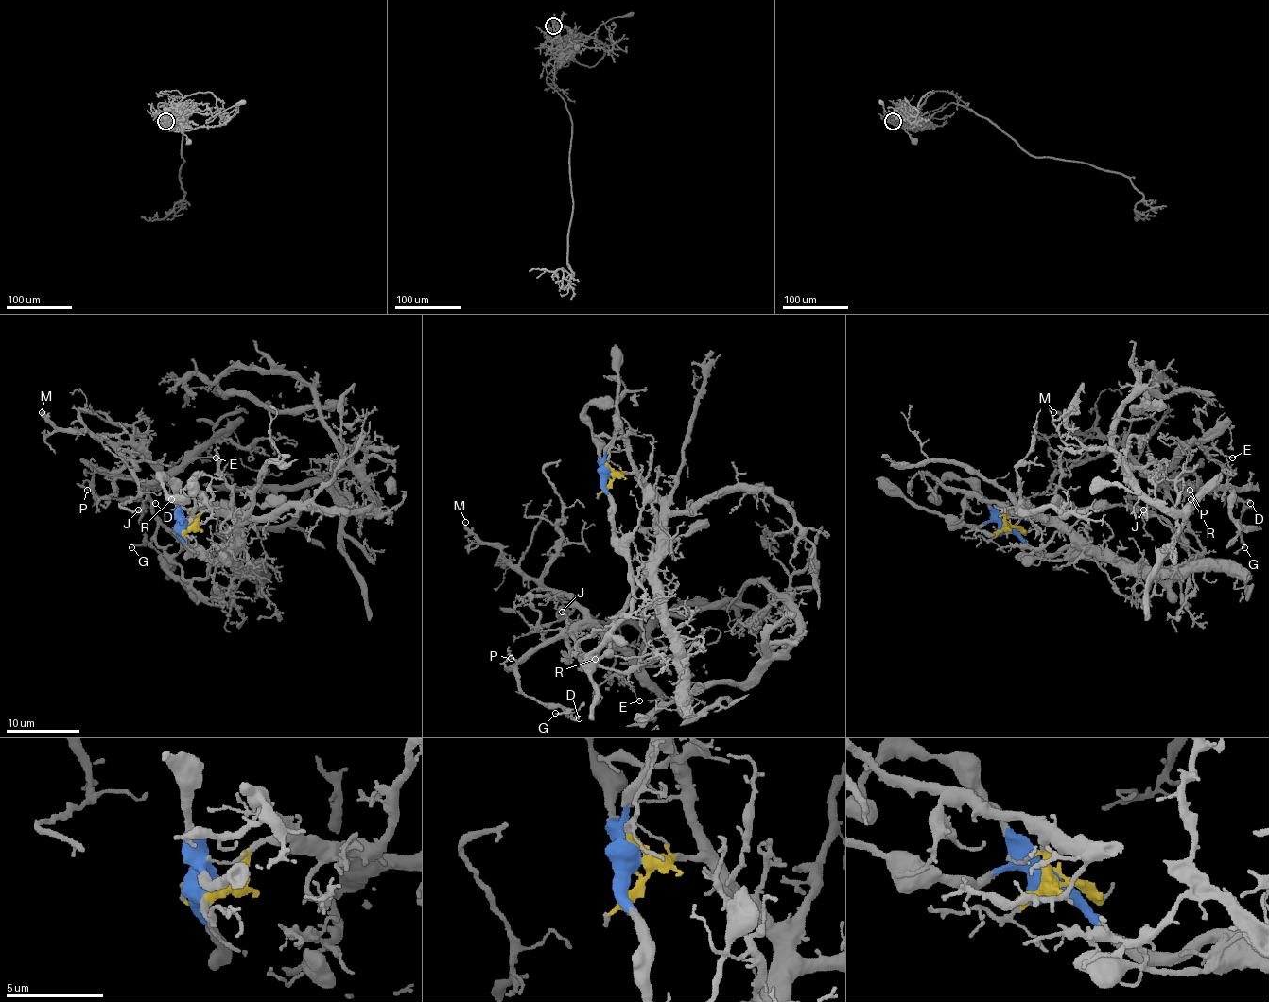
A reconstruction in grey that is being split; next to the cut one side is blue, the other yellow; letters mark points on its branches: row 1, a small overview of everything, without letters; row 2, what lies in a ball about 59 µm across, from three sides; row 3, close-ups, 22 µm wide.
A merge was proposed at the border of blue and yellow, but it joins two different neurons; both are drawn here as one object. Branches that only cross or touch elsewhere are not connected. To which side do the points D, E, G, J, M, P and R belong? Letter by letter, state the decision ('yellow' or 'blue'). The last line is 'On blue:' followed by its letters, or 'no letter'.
D: blue
E: blue
G: blue
J: blue
M: blue
P: blue
R: blue
On blue: D, E, G, J, M, P, R

